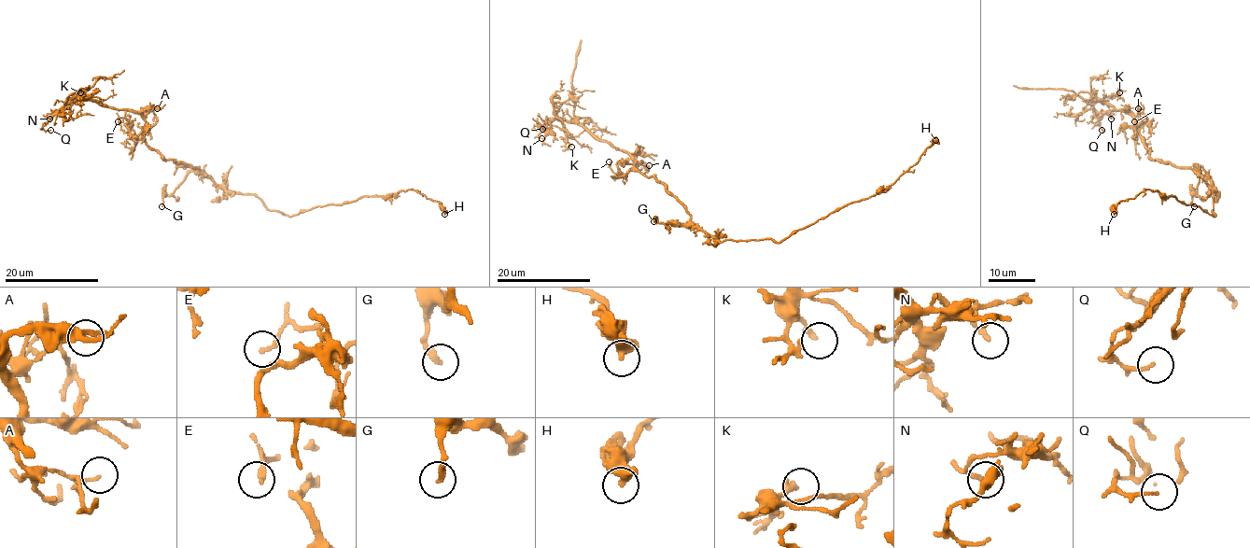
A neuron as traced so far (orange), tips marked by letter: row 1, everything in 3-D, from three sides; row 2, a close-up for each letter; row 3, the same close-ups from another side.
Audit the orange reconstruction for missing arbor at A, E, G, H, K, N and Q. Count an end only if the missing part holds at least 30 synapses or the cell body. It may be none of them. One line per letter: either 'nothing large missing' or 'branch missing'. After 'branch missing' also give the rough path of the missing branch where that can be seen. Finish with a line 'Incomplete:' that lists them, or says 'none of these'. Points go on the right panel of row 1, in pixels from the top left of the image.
A: nothing large missing
E: nothing large missing
G: nothing large missing
H: nothing large missing
K: nothing large missing
N: nothing large missing
Q: nothing large missing
Incomplete: none of these

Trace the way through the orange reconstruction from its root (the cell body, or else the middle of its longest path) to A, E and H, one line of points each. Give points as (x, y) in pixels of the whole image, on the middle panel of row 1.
A: (698, 227), (686, 208), (653, 176), (644, 175), (634, 162), (649, 165)
E: (698, 227), (686, 208), (653, 176), (646, 176), (632, 163), (621, 161), (615, 173), (609, 161)
H: (698, 227), (710, 235), (733, 240), (772, 239), (779, 243), (851, 203), (884, 192), (935, 140)

